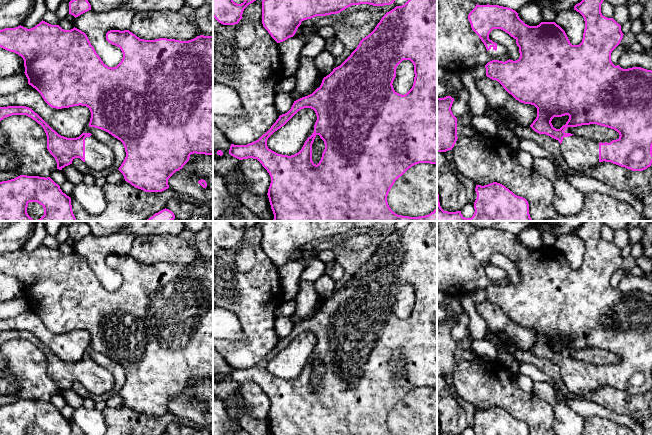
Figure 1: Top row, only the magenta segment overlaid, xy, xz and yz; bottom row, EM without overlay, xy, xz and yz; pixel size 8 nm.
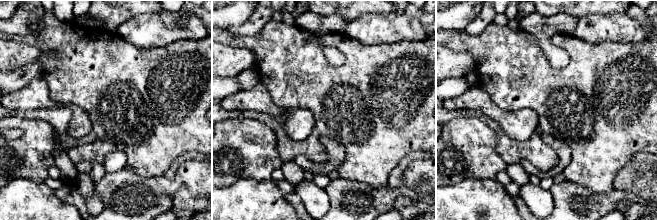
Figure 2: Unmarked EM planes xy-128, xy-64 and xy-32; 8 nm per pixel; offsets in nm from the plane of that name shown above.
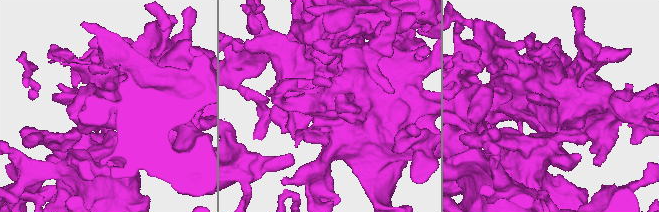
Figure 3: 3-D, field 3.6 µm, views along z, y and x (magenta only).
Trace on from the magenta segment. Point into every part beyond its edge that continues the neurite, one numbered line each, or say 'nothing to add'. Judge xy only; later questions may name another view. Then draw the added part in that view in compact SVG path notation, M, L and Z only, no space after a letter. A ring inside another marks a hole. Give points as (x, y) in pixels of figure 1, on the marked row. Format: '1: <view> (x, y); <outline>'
1: xy (99, 157); M93 134L85 138L85 165L95 172L108 170L113 164L113 151Z

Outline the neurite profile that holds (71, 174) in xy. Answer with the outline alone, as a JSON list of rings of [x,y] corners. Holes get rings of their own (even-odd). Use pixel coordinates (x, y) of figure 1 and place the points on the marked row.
[[[72,164],[62,168],[67,181],[71,182],[74,186],[83,182],[83,174],[79,172]]]

